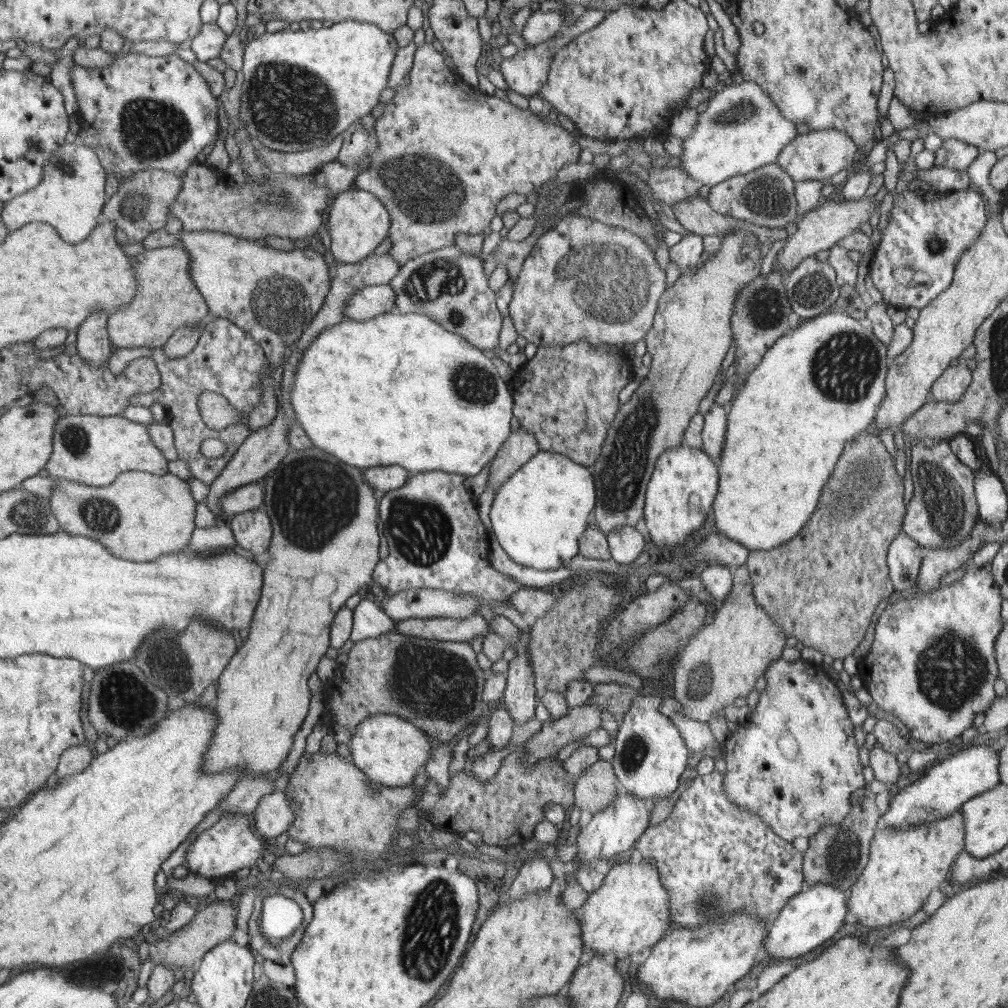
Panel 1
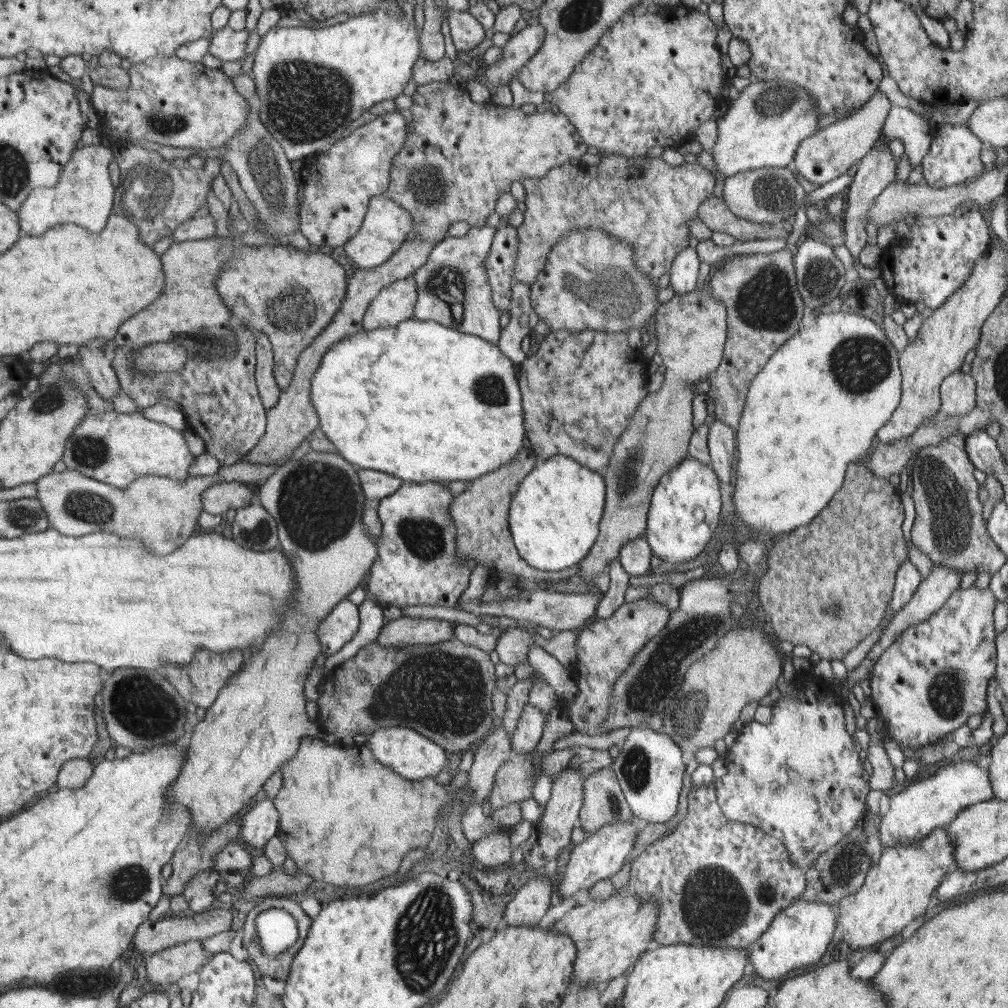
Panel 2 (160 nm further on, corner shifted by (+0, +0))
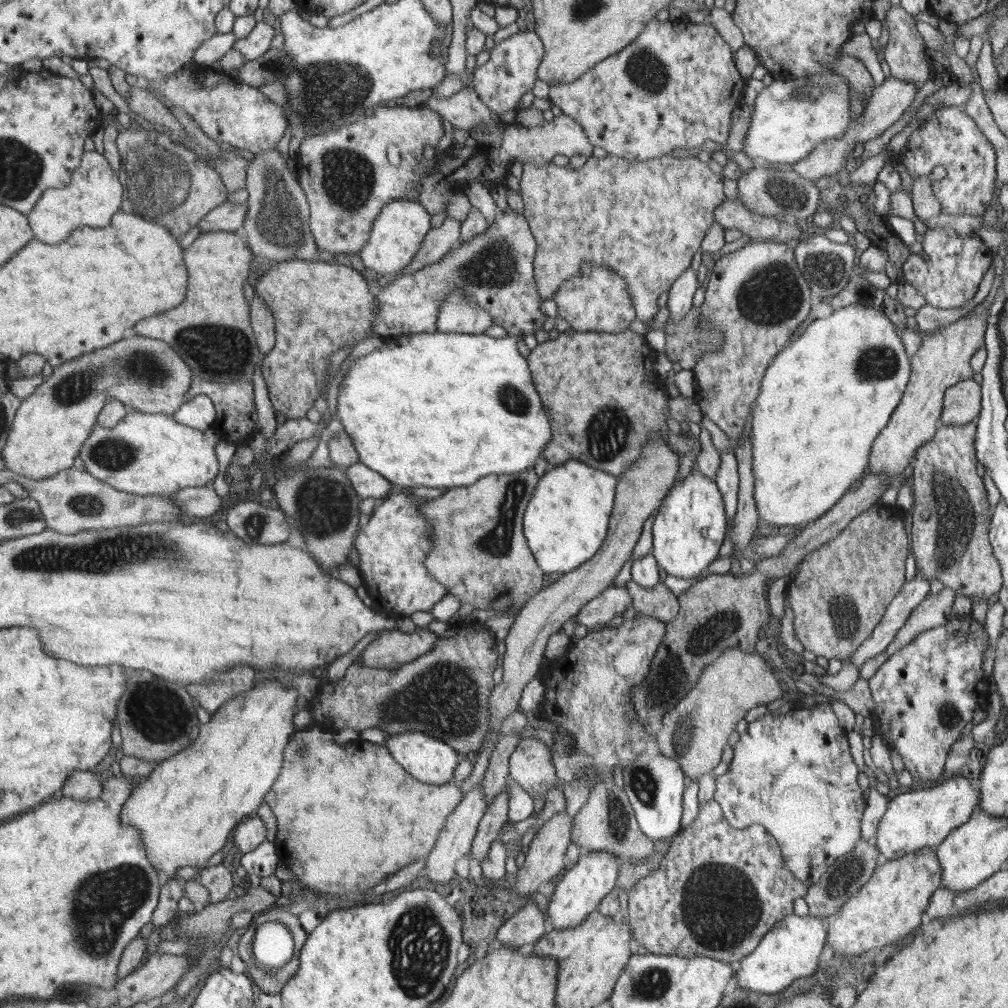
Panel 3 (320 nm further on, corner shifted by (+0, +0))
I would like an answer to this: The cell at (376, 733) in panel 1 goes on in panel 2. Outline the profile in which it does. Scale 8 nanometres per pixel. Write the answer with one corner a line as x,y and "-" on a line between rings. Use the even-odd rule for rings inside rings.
378,728
371,733
365,744
383,765
390,767
394,772
411,781
419,781
420,778
428,779
428,776
438,776
438,772
446,764
444,748
412,728

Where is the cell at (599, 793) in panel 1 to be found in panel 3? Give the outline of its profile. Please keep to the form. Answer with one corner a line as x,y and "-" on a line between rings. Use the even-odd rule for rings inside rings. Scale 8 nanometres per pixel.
603,780
592,785
586,805
573,818
571,842
582,851
611,852
622,858
622,862
630,860
633,864
639,864
655,853
655,841
649,839
645,832
641,831
629,796
616,783

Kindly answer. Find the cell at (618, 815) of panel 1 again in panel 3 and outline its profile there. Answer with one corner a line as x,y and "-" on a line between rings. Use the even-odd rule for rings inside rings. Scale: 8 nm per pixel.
603,850
582,851
574,867
566,872
554,888
546,912
547,922
552,920
552,926
556,930
572,928
585,922
590,914
598,910
601,900
617,885
616,876
619,876
618,863
620,863
616,862
618,858
619,856

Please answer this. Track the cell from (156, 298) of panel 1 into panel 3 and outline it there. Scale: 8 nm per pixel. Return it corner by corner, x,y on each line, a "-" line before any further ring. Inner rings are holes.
227,231
201,233
184,251
189,270
186,299
170,312
138,324
136,334
162,339
177,349
199,379
221,385
244,379
252,385
252,374
264,357
252,326
252,304
244,295
254,252
238,234

